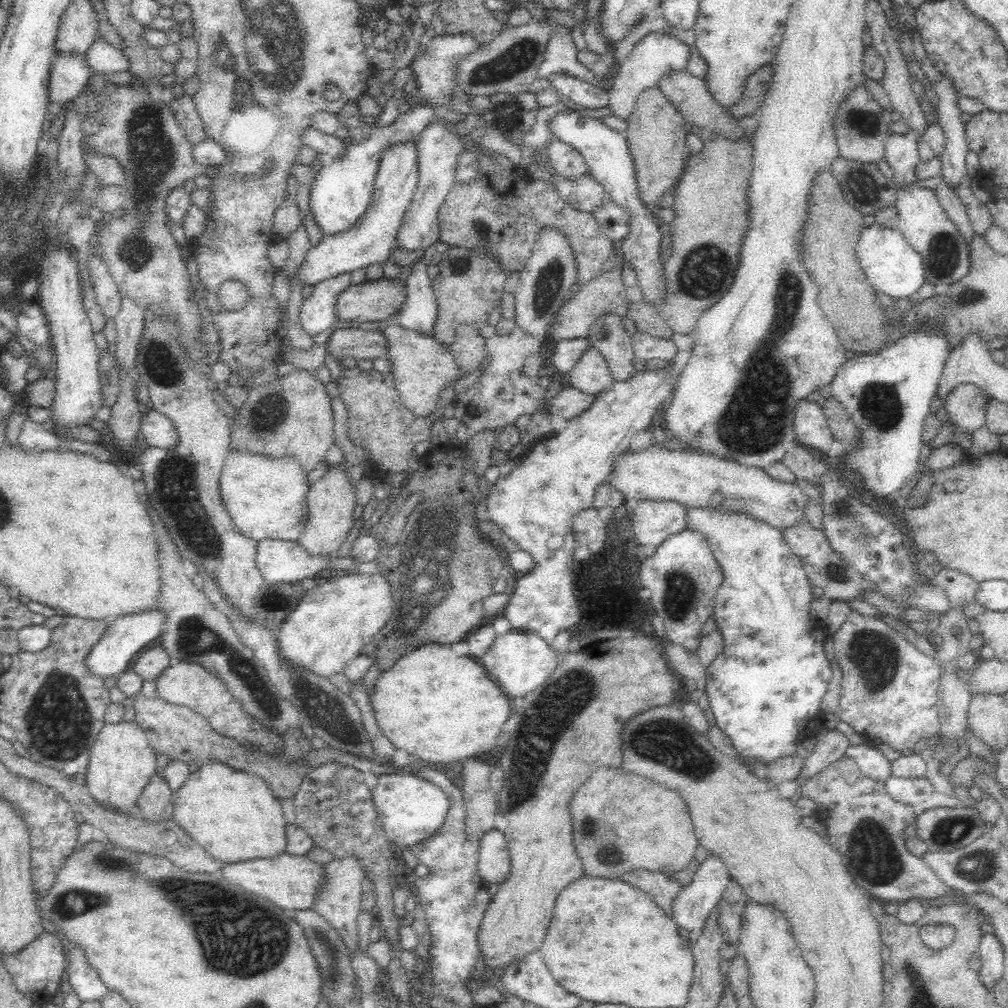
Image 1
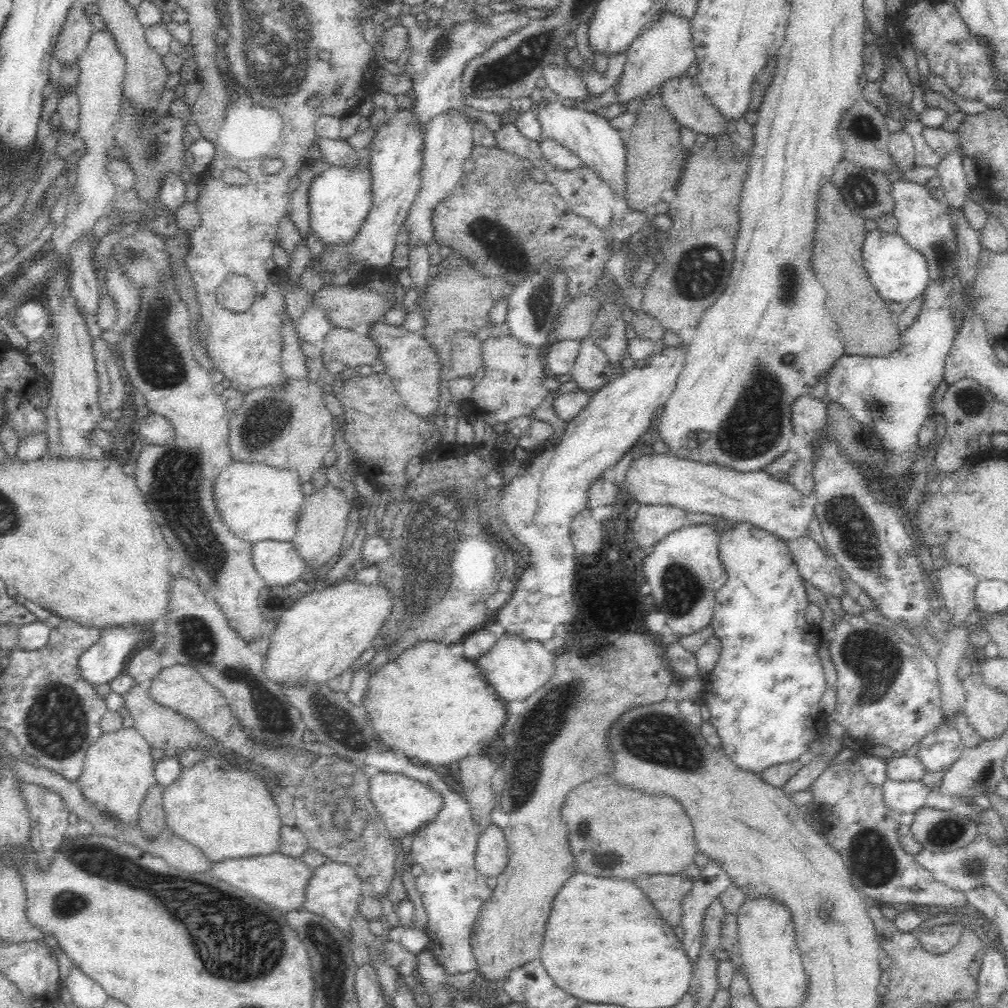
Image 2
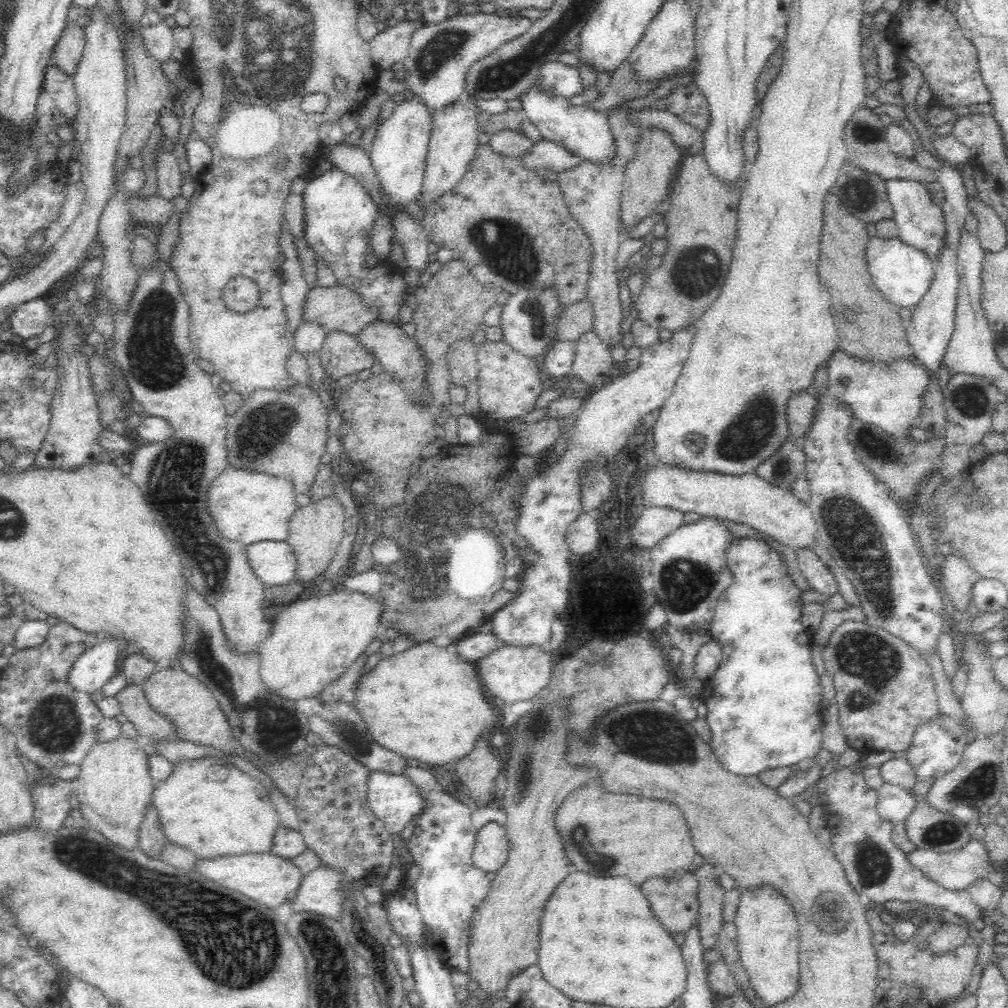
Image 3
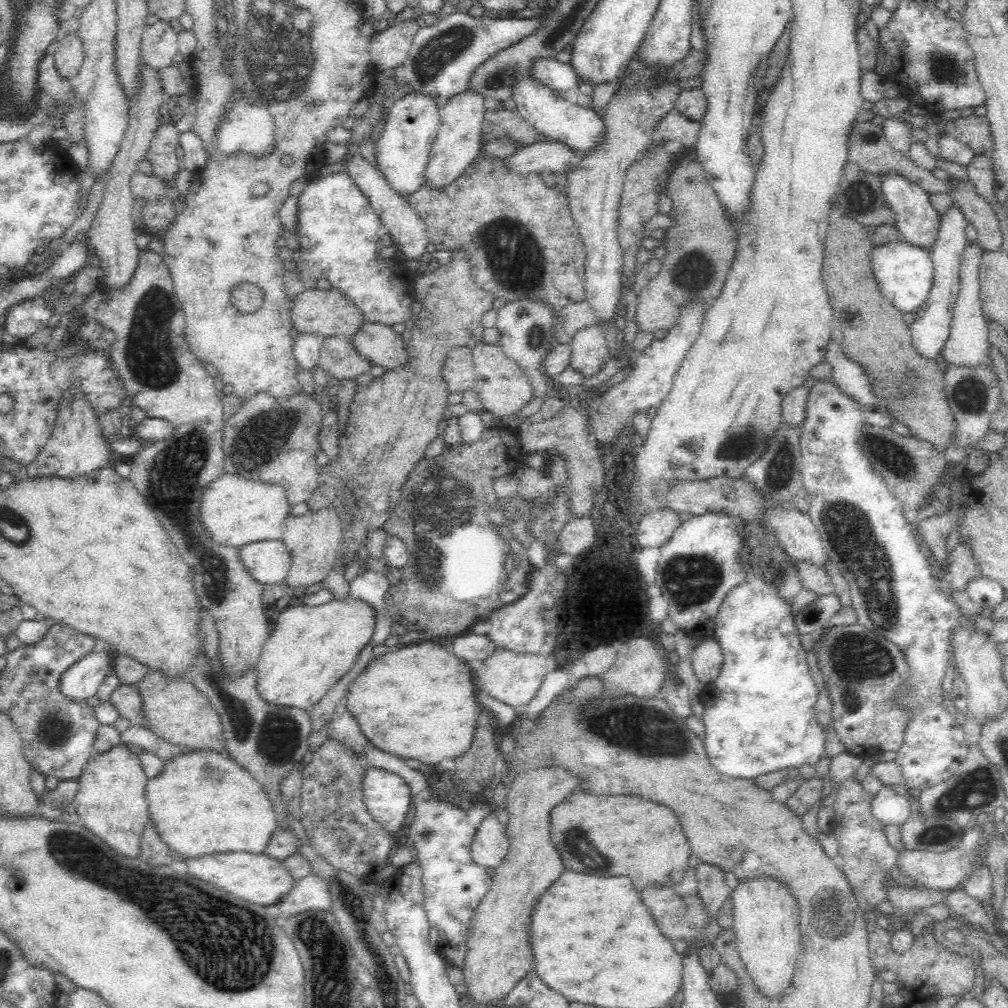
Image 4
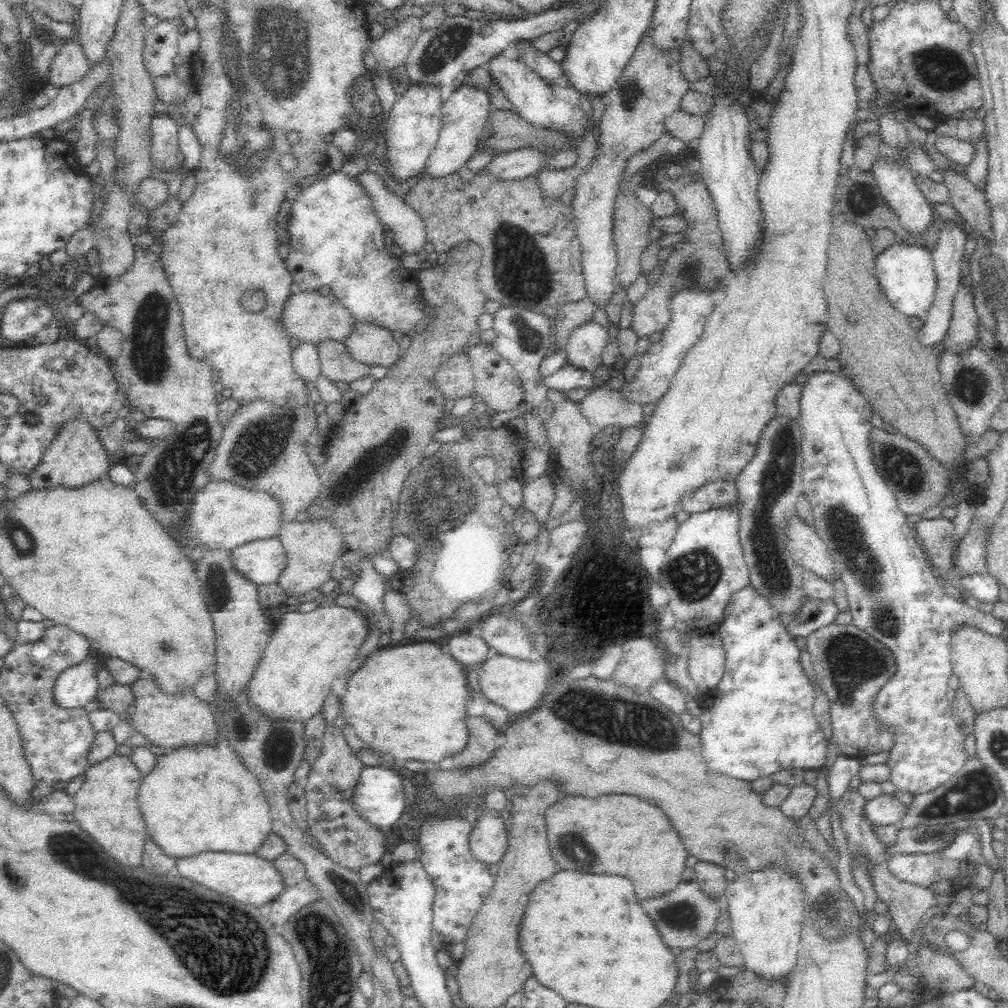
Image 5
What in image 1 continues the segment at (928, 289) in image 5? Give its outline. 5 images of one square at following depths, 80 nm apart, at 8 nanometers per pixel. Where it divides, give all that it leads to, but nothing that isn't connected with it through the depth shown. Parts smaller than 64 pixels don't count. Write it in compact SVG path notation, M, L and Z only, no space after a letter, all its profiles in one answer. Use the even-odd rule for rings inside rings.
M872 223L862 227L858 242L856 242L856 253L858 264L866 272L868 282L894 298L901 299L902 296L912 296L922 284L924 284L924 265L920 254L905 240L902 231L894 224L890 227Z

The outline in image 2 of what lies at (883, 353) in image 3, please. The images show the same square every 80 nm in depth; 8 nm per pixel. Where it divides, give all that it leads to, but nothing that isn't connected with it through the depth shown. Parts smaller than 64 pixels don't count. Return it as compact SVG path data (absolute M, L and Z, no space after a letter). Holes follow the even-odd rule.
M822 182L816 199L810 270L828 294L824 306L837 324L845 354L882 356L891 350L898 350L901 335L895 318L890 318L892 312L890 309L886 310L882 298L878 296L862 268L860 248L868 232L864 222L864 218L846 205L840 189L834 182Z

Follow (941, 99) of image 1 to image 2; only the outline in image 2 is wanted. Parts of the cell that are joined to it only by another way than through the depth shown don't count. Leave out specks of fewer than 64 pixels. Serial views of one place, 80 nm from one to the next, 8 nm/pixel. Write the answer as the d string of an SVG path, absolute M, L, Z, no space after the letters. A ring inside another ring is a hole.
M960 143L956 148L942 157L942 162L938 164L938 177L942 180L944 187L942 192L947 205L952 207L963 207L966 203L966 193L969 184L964 172L964 154L965 151Z

